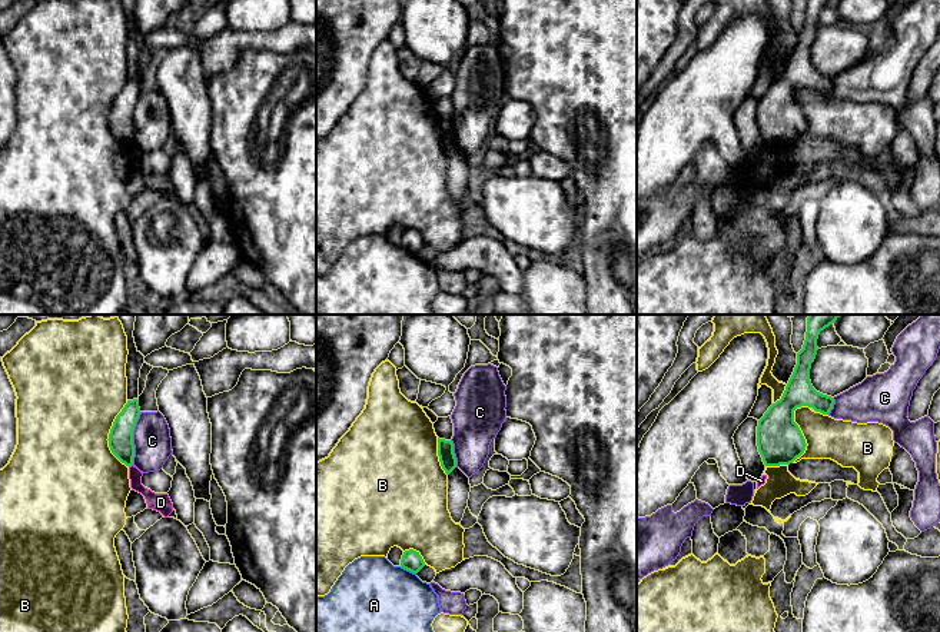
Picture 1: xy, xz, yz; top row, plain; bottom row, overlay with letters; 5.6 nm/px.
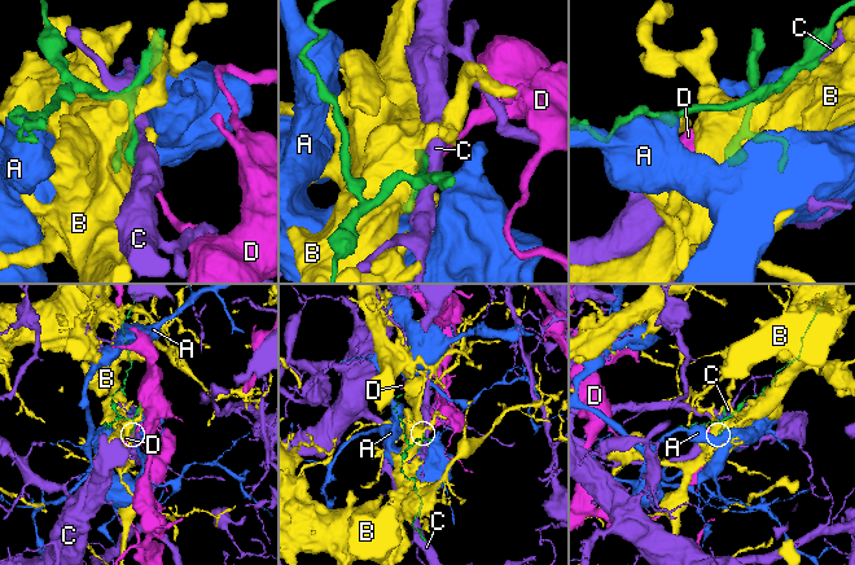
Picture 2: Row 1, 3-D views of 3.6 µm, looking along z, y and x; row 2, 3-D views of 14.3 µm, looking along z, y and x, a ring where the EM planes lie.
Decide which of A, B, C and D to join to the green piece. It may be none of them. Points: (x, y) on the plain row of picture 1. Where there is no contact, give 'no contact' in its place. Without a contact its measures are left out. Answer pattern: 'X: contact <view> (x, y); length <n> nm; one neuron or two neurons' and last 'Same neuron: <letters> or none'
A: contact xz (408, 249); length 100 nm; two neurons
B: contact xy (109, 113); length 380 nm; two neurons
C: contact xy (132, 117); length 300 nm; two neurons
D: contact xy (130, 145); length 30 nm; two neurons
Same neuron: none

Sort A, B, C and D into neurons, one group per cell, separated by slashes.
A / B / C / D

